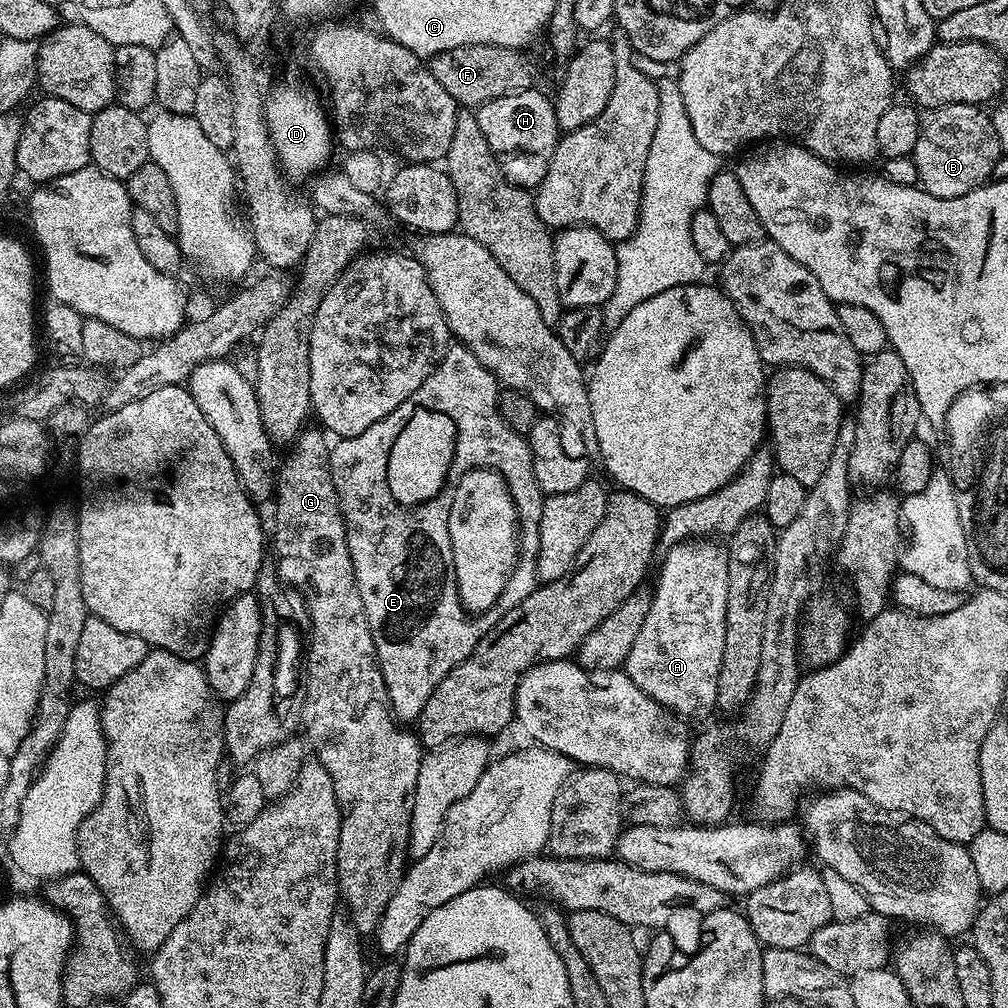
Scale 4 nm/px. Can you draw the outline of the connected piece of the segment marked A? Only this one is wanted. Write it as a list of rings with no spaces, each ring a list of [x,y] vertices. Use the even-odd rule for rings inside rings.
[[[693,538],[667,549],[660,577],[652,592],[652,605],[646,614],[646,622],[642,622],[642,630],[638,630],[638,638],[634,638],[634,646],[630,646],[628,659],[622,665],[638,690],[684,718],[700,716],[716,708],[718,678],[724,668],[722,646],[726,646],[728,553],[716,544],[719,543],[712,538]]]

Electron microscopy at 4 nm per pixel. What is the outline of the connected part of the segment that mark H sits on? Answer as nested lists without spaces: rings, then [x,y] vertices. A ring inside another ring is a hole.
[[[531,87],[525,92],[506,94],[475,109],[478,126],[482,126],[482,134],[486,134],[490,150],[496,153],[496,161],[500,163],[504,176],[519,188],[529,190],[542,182],[556,149],[556,141],[562,135],[556,121],[555,103],[536,91]]]

